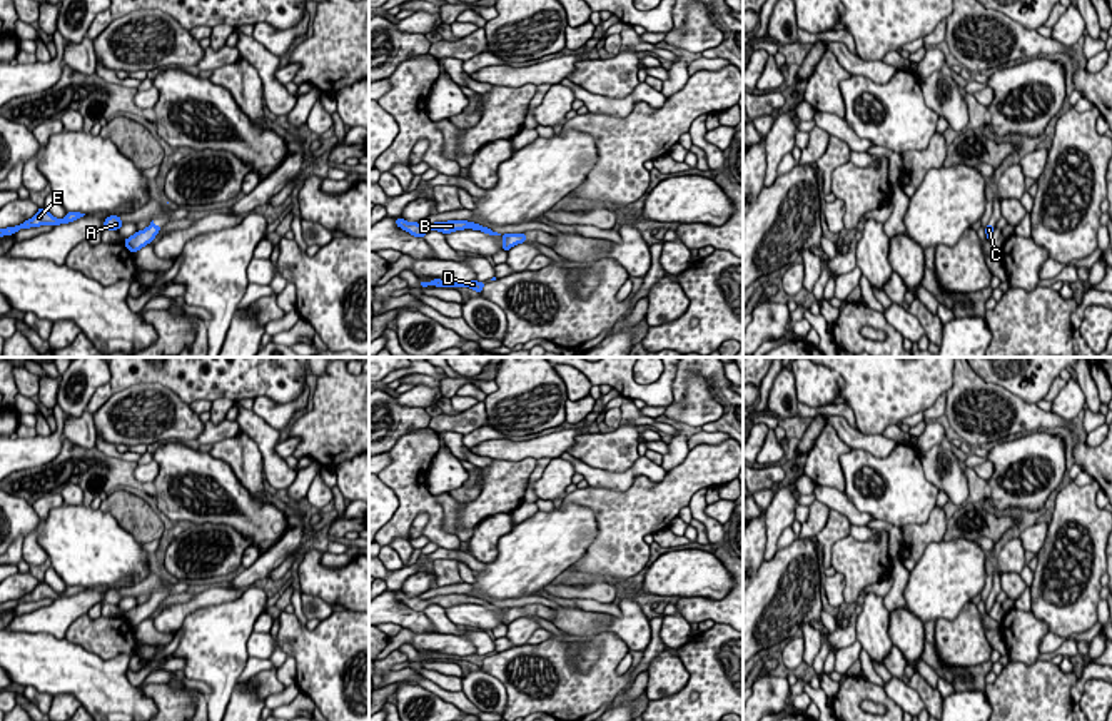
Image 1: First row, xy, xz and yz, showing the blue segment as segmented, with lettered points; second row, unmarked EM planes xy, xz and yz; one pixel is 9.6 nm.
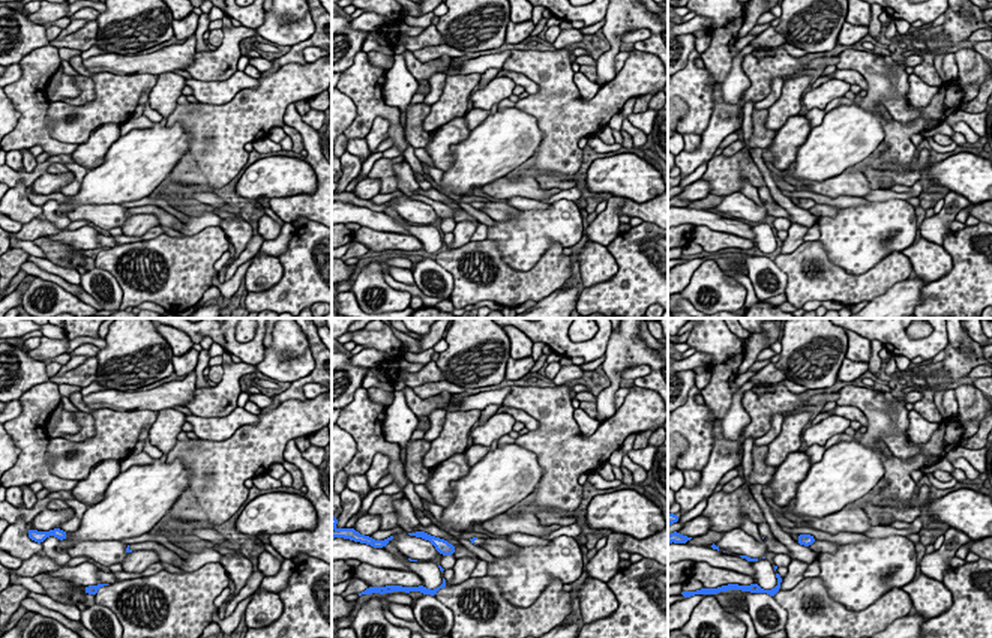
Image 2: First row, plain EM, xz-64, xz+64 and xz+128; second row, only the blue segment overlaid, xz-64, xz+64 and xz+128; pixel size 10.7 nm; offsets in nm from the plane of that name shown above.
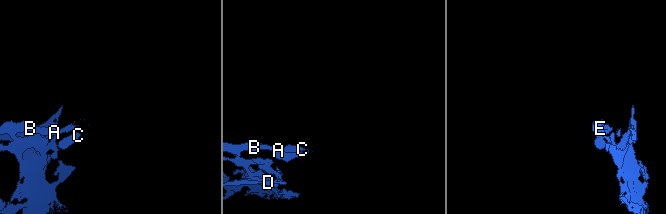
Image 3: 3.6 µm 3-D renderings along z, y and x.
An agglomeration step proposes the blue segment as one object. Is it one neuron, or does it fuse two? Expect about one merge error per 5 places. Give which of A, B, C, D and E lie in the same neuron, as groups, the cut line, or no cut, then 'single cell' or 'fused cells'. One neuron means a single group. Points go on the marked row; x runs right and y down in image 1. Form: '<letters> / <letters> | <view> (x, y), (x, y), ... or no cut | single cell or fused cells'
A B C D E | no cut | single cell

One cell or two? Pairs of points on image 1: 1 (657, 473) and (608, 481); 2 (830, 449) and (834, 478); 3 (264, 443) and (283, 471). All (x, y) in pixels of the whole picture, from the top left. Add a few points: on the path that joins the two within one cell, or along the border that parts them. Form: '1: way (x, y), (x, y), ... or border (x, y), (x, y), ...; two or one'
1: way (645, 471), (635, 471), (620, 481); one
2: way (830, 456), (830, 471); one
3: way (267, 449), (276, 464); one

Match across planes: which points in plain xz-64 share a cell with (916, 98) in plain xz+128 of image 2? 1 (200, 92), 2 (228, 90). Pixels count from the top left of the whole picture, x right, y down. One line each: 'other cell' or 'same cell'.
1: same cell
2: same cell

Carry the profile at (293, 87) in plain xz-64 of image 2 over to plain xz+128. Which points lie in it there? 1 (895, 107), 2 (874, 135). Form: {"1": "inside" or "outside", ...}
{"1": "outside", "2": "outside"}

